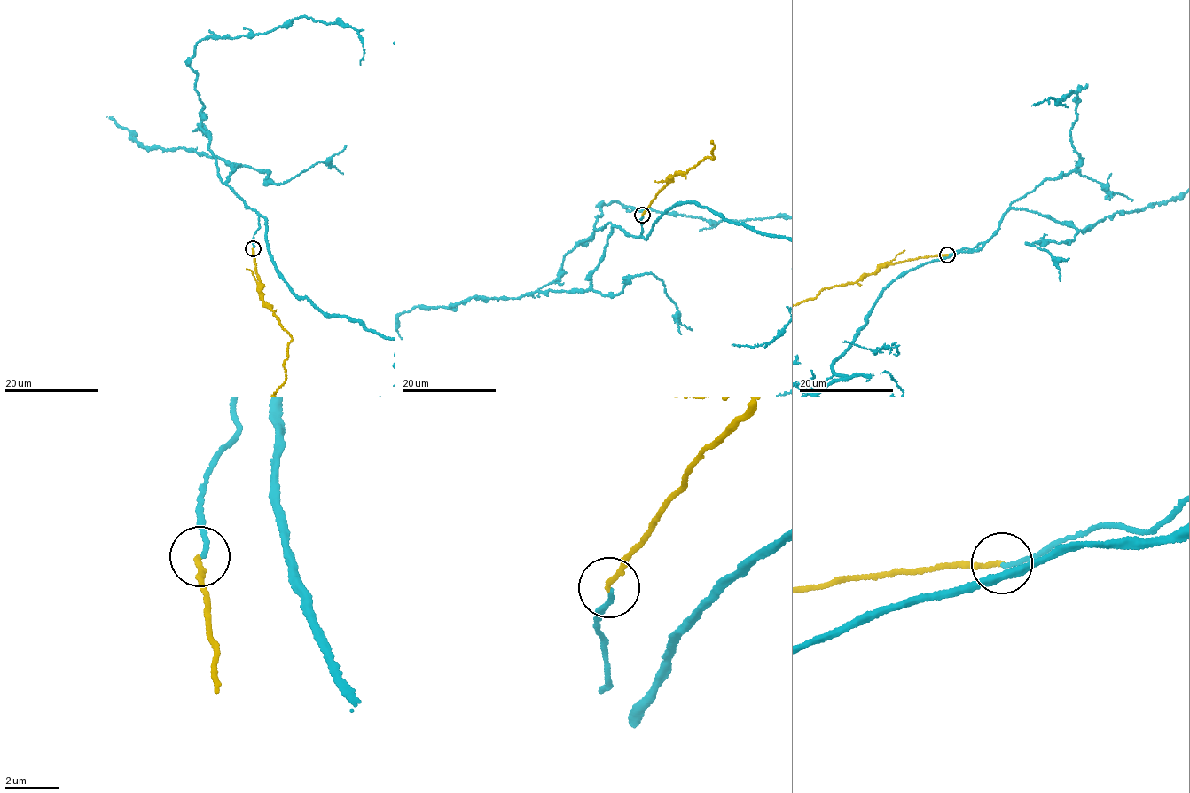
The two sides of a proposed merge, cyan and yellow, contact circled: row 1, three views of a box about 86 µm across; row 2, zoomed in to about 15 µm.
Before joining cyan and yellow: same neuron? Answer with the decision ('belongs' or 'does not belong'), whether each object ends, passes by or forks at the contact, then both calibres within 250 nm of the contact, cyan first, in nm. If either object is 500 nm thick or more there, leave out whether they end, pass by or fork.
belongs; cyan ends there; yellow ends there; 150 nm thick on the cyan side, 170 nm on the other

